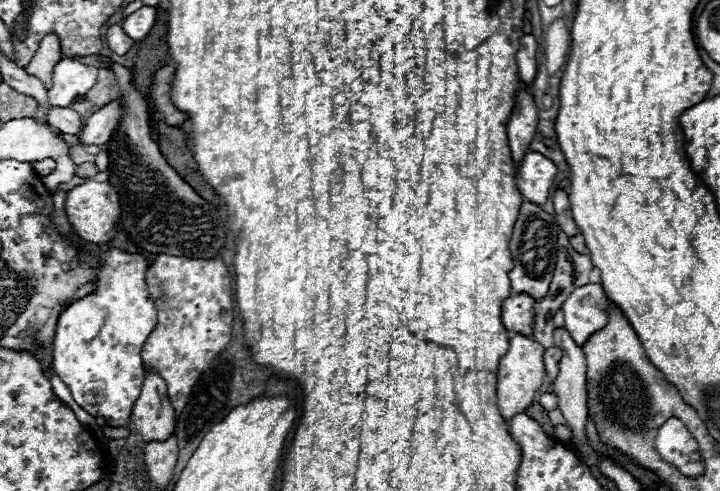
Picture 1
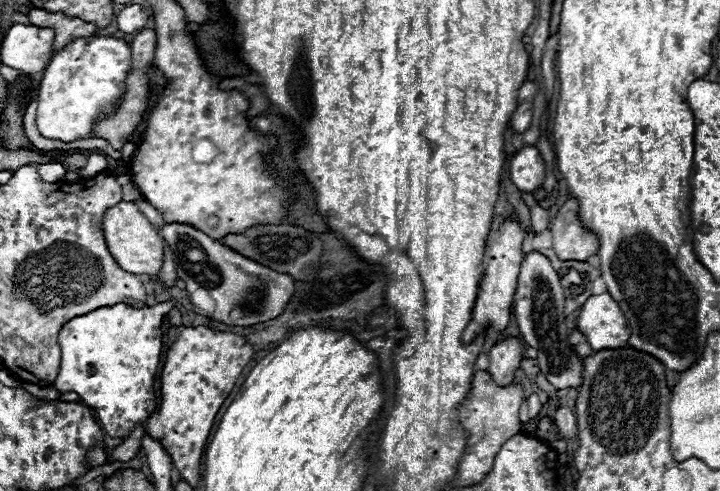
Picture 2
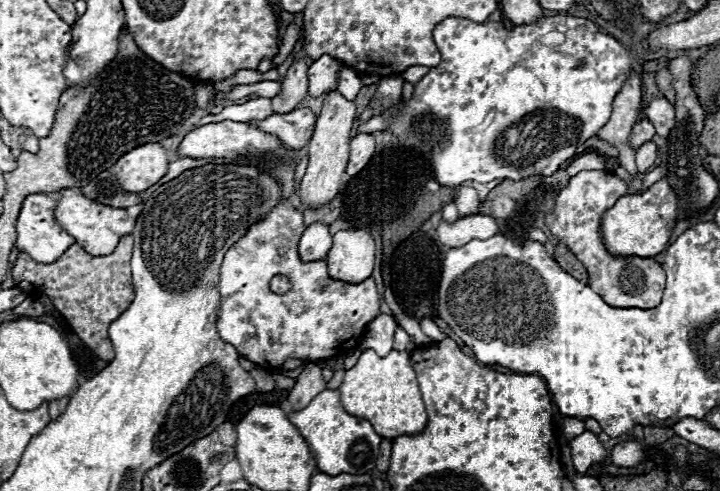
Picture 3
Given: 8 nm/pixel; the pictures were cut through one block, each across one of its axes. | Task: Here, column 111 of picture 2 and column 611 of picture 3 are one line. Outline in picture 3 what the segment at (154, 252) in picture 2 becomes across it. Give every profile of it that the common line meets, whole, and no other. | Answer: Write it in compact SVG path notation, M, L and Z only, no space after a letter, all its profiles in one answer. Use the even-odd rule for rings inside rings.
M658 180L642 194L622 196L610 210L602 216L604 244L614 256L640 256L650 258L664 250L668 238L676 226L678 198L666 180Z

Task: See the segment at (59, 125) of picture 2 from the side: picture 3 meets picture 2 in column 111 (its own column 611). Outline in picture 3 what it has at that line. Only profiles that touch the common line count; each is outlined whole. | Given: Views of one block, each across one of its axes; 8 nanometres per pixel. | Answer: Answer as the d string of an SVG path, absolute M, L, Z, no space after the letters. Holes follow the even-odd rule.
M558 14L552 18L542 18L536 24L530 26L514 26L512 30L504 28L502 22L482 22L476 24L472 20L466 18L446 18L444 22L440 22L434 28L434 42L442 54L442 62L438 66L434 66L416 86L414 86L414 94L410 98L410 102L406 104L396 104L392 108L388 108L384 114L390 114L394 108L398 108L398 114L392 122L392 126L388 128L388 132L392 132L394 136L400 138L400 144L404 148L414 148L418 150L434 168L436 178L442 186L458 186L464 184L468 180L480 180L490 182L494 178L504 178L504 180L522 180L526 176L550 176L556 170L560 170L560 166L570 160L576 154L576 148L580 144L584 144L588 138L598 136L600 128L610 120L612 114L612 102L616 98L616 94L620 92L620 88L624 86L626 78L636 72L638 76L644 76L644 70L640 66L640 62L612 36L598 32L596 24L586 20L586 18L576 18L570 14Z

